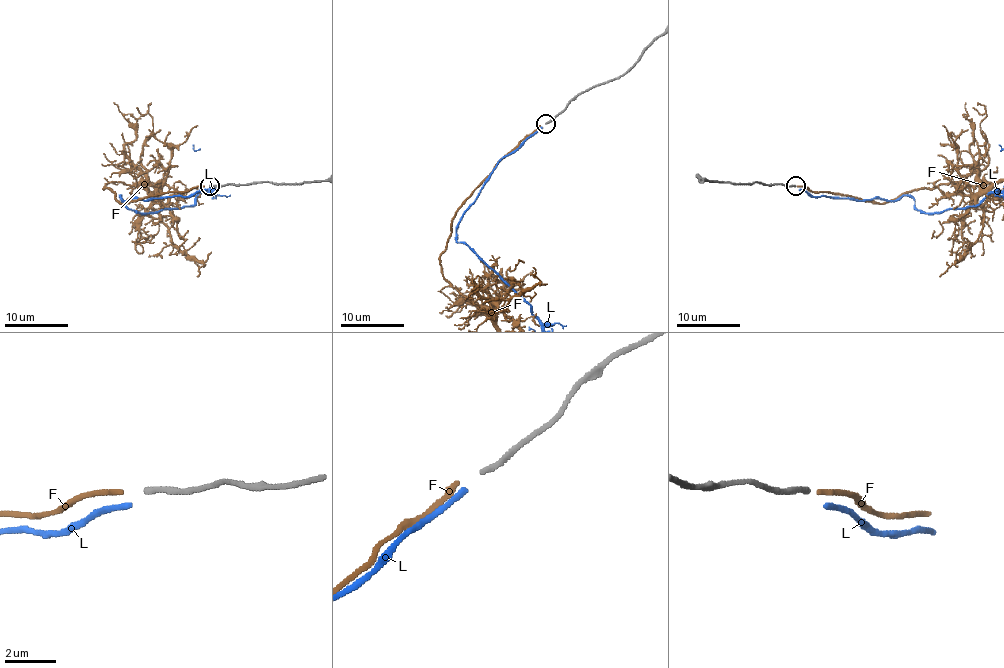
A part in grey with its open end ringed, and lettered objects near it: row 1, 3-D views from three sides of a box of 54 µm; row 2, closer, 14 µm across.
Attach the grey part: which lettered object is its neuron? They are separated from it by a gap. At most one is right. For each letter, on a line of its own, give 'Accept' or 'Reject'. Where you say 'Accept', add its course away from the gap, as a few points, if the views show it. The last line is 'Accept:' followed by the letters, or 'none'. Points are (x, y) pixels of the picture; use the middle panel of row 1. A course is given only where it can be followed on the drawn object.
F: Accept
L: Reject
Accept: F

